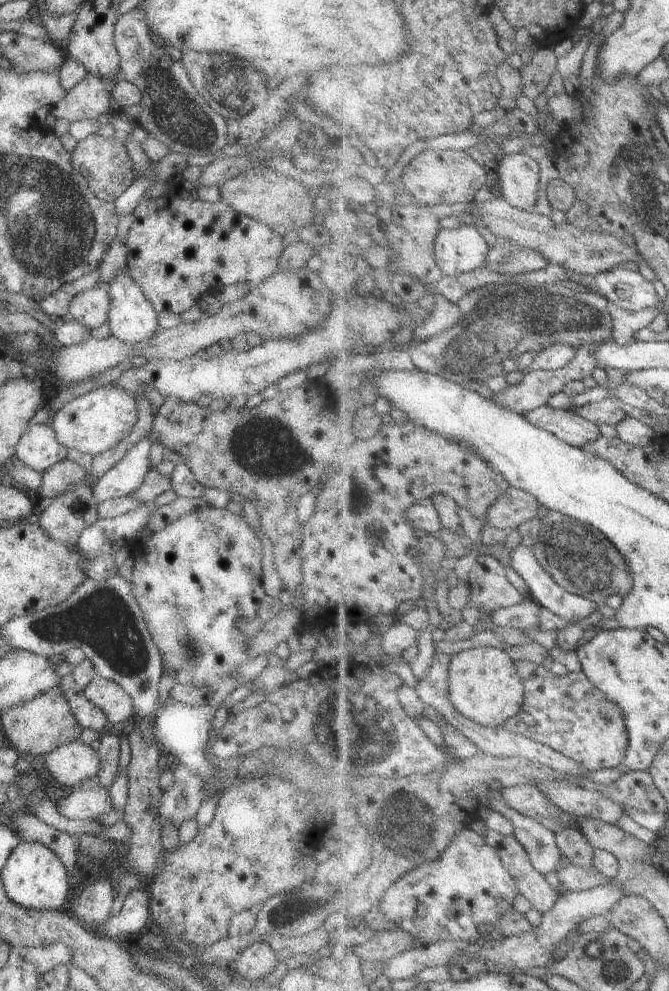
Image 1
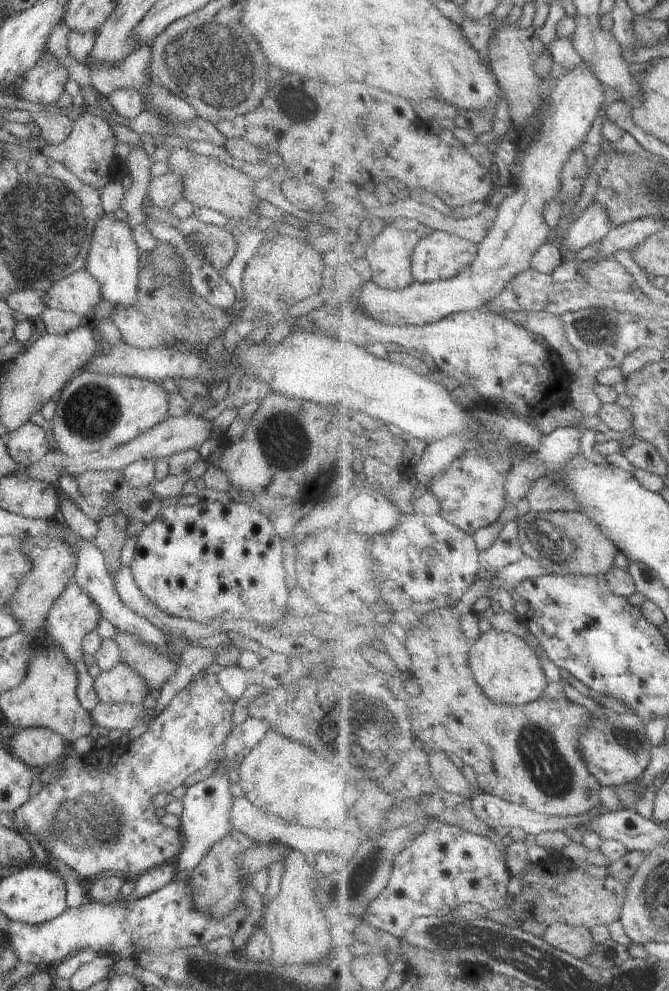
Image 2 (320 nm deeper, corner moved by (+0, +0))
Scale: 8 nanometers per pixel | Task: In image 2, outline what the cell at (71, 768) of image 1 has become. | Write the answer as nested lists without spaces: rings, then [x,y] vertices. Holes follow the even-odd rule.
[[[44,727],[20,729],[11,738],[11,751],[29,767],[37,769],[62,760],[68,746],[61,734]]]

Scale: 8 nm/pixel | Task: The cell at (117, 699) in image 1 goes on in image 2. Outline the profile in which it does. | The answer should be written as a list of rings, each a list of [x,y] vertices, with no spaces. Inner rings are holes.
[[[118,661],[111,669],[102,671],[93,682],[100,703],[136,704],[150,692],[144,678],[130,668],[129,664]]]

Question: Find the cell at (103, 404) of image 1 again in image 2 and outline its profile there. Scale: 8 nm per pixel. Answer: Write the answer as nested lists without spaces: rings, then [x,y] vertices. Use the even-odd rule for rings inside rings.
[[[82,371],[74,374],[58,392],[52,421],[58,450],[71,457],[106,452],[124,444],[168,417],[167,390],[161,383],[124,375],[103,375]]]

